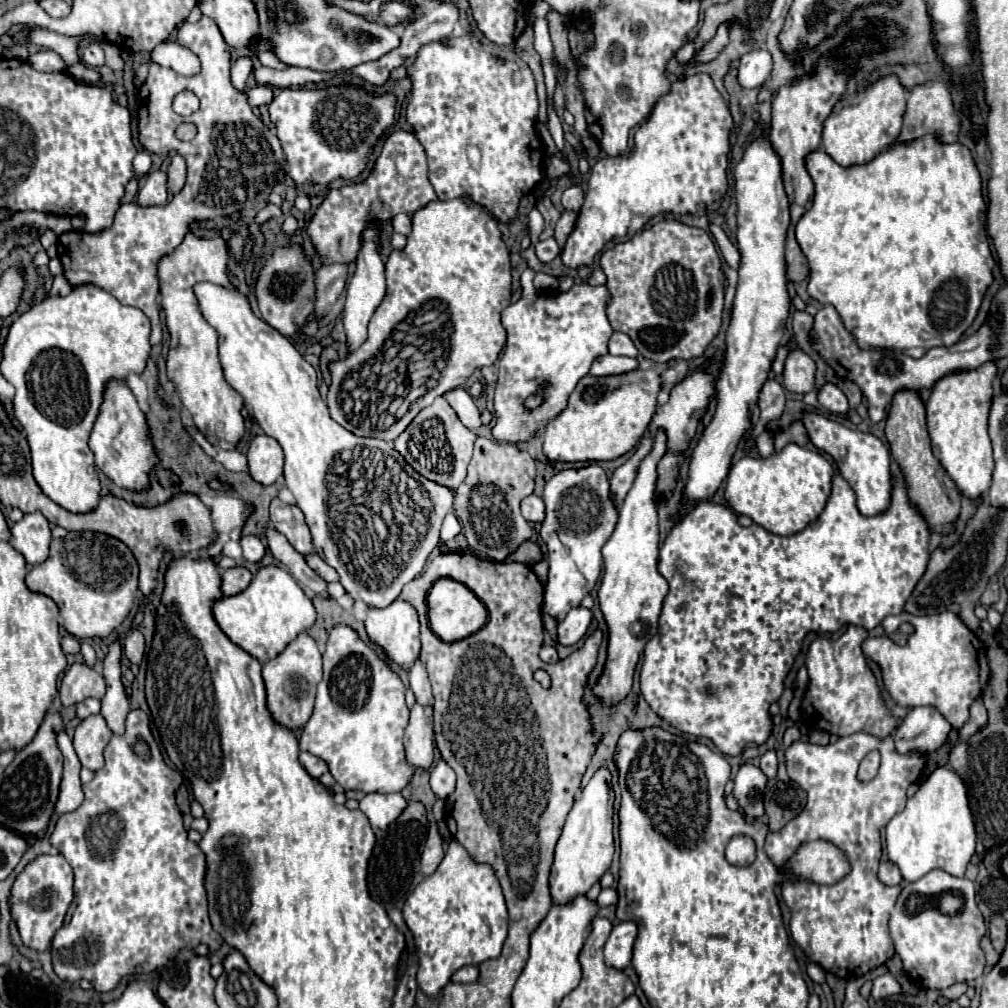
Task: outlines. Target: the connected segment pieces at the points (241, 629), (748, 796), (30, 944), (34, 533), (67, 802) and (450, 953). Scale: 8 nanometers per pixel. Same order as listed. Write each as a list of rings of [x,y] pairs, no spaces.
[[[279,566],[261,568],[243,592],[215,600],[211,610],[227,638],[257,658],[261,664],[279,656],[279,652],[283,652],[291,640],[295,640],[315,622],[315,608],[311,598],[297,586],[291,574]]]
[[[745,762],[735,776],[733,796],[737,798],[741,810],[751,818],[761,818],[765,814],[763,810],[765,784],[767,784],[767,776],[763,774],[761,768],[753,766],[751,762]]]
[[[41,854],[31,860],[17,876],[9,896],[11,918],[19,928],[23,946],[43,952],[49,948],[55,932],[63,926],[69,904],[73,902],[73,870],[61,854]]]
[[[41,512],[25,514],[19,522],[15,522],[11,526],[9,544],[17,552],[21,552],[25,556],[27,564],[31,564],[31,566],[37,566],[47,560],[49,542],[51,542],[49,522]]]
[[[61,732],[57,736],[57,746],[65,756],[63,762],[63,778],[61,778],[61,786],[59,786],[59,798],[55,802],[55,814],[67,814],[73,812],[75,808],[79,808],[79,804],[83,802],[83,784],[79,780],[79,770],[81,770],[81,762],[73,750],[71,738]]]
[[[455,840],[449,844],[449,850],[447,850],[443,862],[439,864],[439,868],[415,886],[415,890],[411,892],[411,896],[407,898],[407,902],[403,906],[403,918],[415,940],[415,956],[419,962],[417,982],[419,982],[419,988],[429,998],[437,998],[439,992],[443,990],[443,986],[451,980],[451,976],[459,968],[469,966],[469,964],[477,966],[485,960],[497,958],[501,954],[501,946],[507,938],[505,900],[503,900],[501,886],[499,886],[491,866],[473,862],[473,858],[465,852],[465,848]]]

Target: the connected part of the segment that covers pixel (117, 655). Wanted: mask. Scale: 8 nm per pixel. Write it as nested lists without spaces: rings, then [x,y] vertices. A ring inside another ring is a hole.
[[[121,640],[111,642],[109,654],[105,656],[105,682],[107,682],[107,694],[101,700],[101,716],[105,718],[107,726],[115,734],[123,734],[125,728],[125,716],[131,710],[129,700],[125,696],[123,684],[121,684]]]

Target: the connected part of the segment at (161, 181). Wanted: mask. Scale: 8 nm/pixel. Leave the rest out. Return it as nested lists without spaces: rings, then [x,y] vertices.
[[[149,172],[137,192],[139,206],[163,206],[167,204],[167,174]]]

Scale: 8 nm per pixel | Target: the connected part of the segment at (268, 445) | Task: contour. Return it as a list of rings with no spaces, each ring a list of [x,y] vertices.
[[[255,436],[249,452],[249,474],[259,484],[273,484],[283,474],[283,450],[271,436]]]

